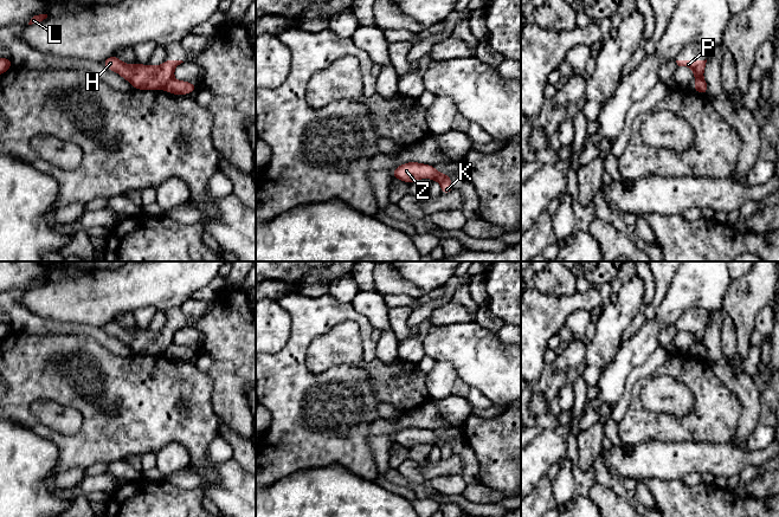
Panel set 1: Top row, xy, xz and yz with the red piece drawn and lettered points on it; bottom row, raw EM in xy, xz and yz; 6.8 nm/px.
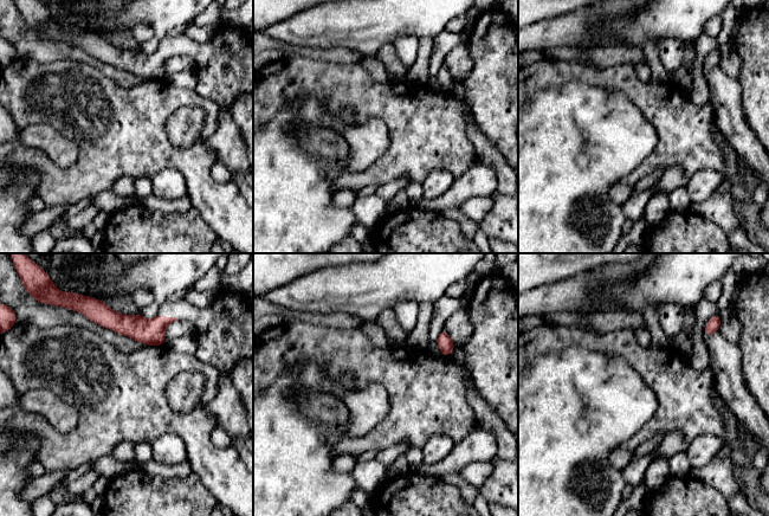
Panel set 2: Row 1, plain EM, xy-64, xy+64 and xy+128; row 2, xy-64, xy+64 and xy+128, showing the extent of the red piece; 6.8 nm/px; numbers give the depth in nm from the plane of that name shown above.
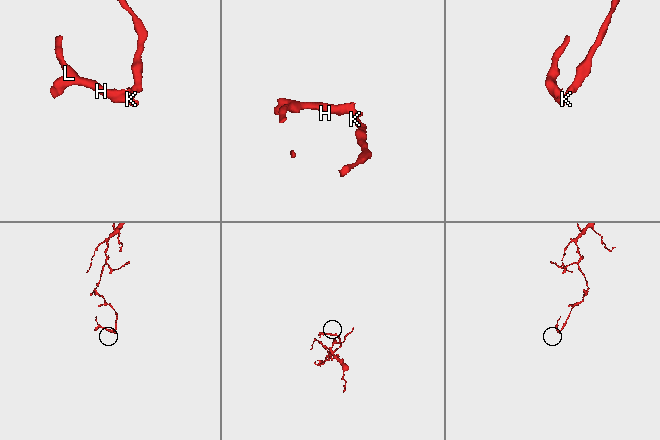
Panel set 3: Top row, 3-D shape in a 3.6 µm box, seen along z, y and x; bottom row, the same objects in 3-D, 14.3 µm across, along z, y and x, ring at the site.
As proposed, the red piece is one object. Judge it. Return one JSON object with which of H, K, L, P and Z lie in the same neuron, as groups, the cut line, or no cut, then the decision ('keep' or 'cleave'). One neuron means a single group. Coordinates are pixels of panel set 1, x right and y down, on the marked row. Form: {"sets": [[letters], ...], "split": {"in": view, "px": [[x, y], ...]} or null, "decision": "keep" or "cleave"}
{"sets": [["H", "L", "P", "Z"], ["K"]], "split": {"in": "xy", "px": [[172, 77], [163, 88]]}, "decision": "cleave"}

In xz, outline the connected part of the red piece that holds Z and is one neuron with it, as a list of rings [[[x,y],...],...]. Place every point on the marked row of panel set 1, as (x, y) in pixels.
[[[407,162],[392,170],[394,179],[411,183],[420,179],[434,179],[437,170],[431,164]]]

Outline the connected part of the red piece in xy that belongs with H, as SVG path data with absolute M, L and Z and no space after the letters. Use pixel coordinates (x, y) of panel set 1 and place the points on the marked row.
M116 56L108 57L102 64L109 70L117 72L137 90L163 90L174 76L174 70L182 60L165 60L159 66L150 64L141 65L137 62L129 65Z

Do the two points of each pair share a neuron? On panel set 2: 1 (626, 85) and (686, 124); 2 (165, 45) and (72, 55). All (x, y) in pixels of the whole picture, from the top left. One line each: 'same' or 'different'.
1: same
2: same

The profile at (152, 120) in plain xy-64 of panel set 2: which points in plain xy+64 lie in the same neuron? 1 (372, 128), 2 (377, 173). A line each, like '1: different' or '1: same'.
1: different
2: same

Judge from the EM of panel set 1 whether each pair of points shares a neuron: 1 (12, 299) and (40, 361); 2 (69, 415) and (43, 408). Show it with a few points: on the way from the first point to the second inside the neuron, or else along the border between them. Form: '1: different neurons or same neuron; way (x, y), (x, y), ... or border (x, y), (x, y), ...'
1: different neurons; border (12, 330), (31, 334), (56, 334)
2: same neuron; way (63, 415), (53, 415), (49, 412)

